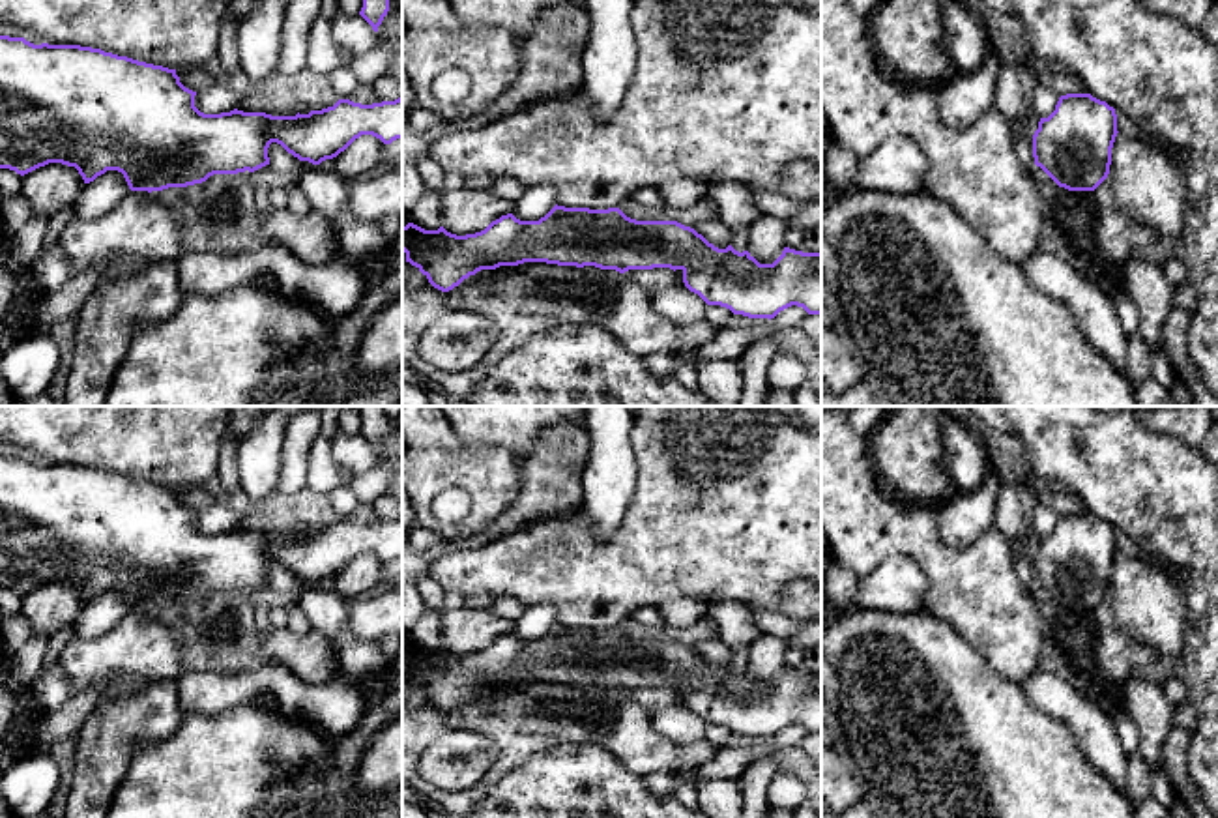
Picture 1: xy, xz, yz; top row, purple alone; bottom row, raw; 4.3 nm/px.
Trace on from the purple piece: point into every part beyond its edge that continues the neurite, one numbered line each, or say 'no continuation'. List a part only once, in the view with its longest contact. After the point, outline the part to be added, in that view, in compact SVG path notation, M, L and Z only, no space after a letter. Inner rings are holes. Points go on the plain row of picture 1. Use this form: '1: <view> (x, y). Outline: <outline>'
no continuation

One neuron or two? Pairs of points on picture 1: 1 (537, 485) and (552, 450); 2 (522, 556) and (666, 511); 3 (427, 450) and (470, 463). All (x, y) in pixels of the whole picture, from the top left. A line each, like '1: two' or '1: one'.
1: one
2: one
3: one

